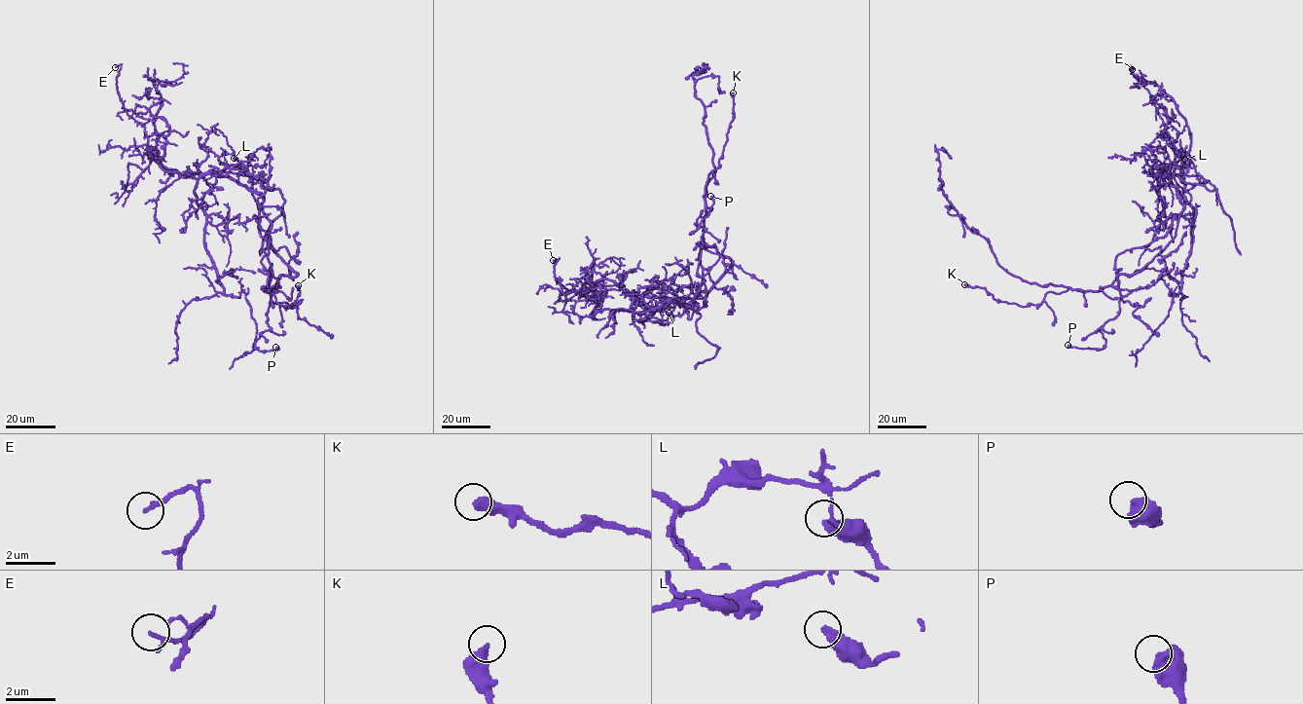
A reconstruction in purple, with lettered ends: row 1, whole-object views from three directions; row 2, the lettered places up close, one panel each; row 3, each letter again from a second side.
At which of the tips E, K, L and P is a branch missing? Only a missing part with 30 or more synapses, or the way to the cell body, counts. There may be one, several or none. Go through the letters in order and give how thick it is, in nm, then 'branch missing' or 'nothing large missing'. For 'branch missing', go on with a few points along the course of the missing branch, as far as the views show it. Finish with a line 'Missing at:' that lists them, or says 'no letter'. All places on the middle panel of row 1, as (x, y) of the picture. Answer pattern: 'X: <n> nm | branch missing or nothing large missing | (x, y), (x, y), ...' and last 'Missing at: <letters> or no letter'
E: 190 nm | nothing large missing
K: 480 nm | nothing large missing
L: 400 nm | nothing large missing
P: 600 nm | nothing large missing
Missing at: no letter

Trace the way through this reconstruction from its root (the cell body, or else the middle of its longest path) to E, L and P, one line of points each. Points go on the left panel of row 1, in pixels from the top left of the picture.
E: (271, 246), (260, 195), (225, 176), (162, 168), (145, 127), (124, 106), (115, 67)
L: (271, 246), (297, 275), (280, 276), (270, 288), (261, 262), (267, 241), (260, 233), (253, 182), (234, 158)
P: (271, 246), (297, 274), (277, 277), (267, 313), (270, 328), (255, 342), (261, 352), (278, 350), (275, 347)

